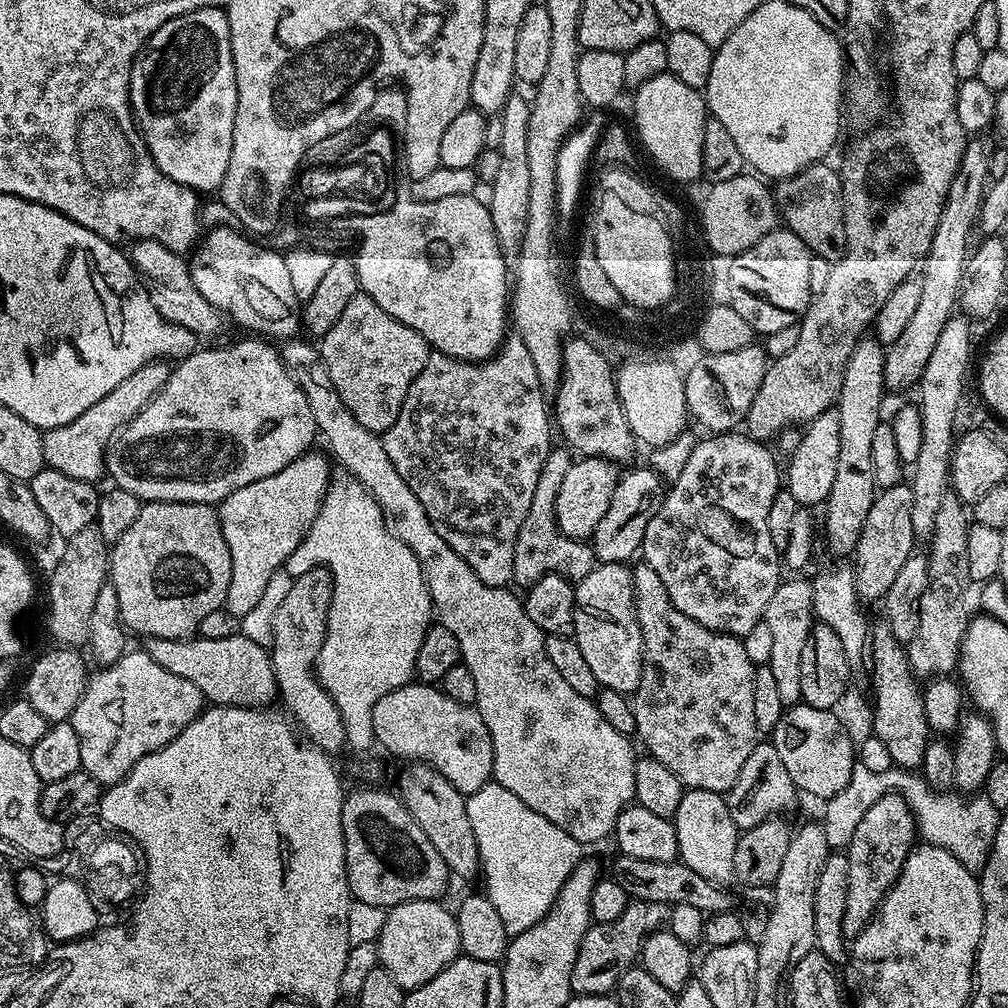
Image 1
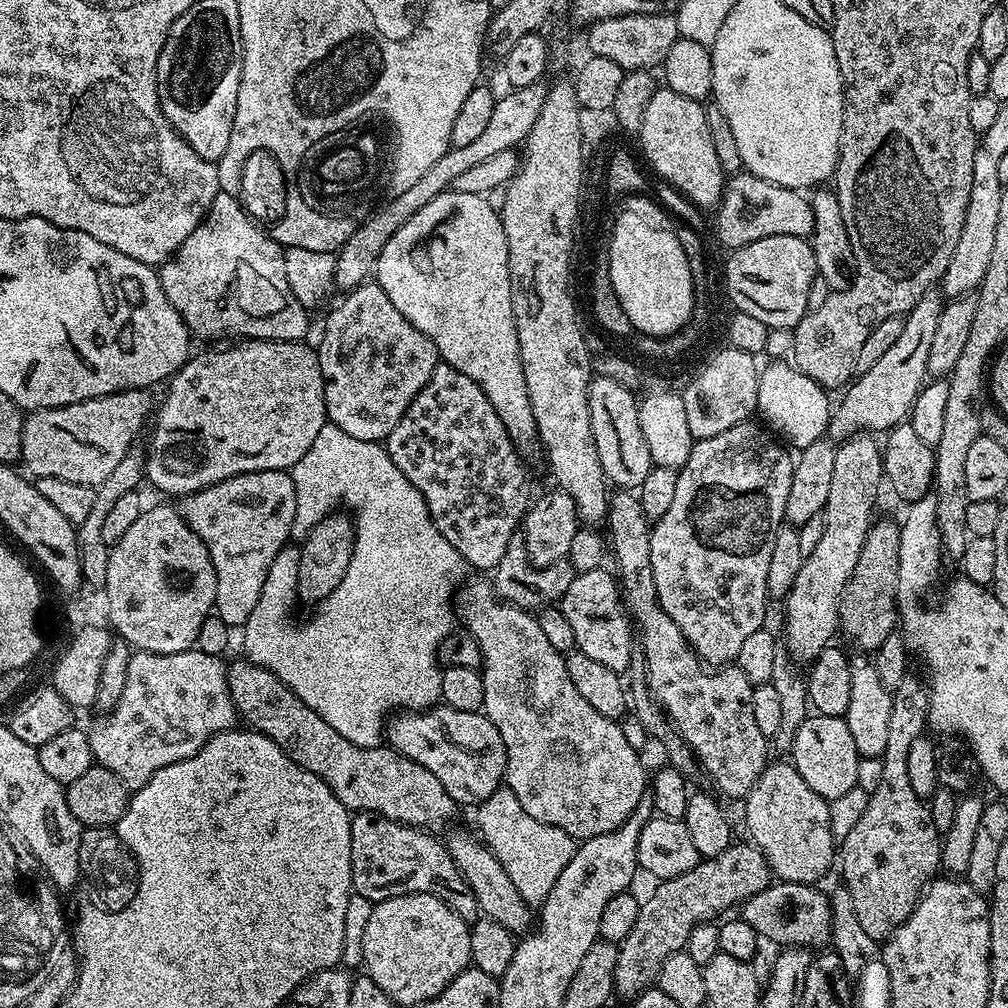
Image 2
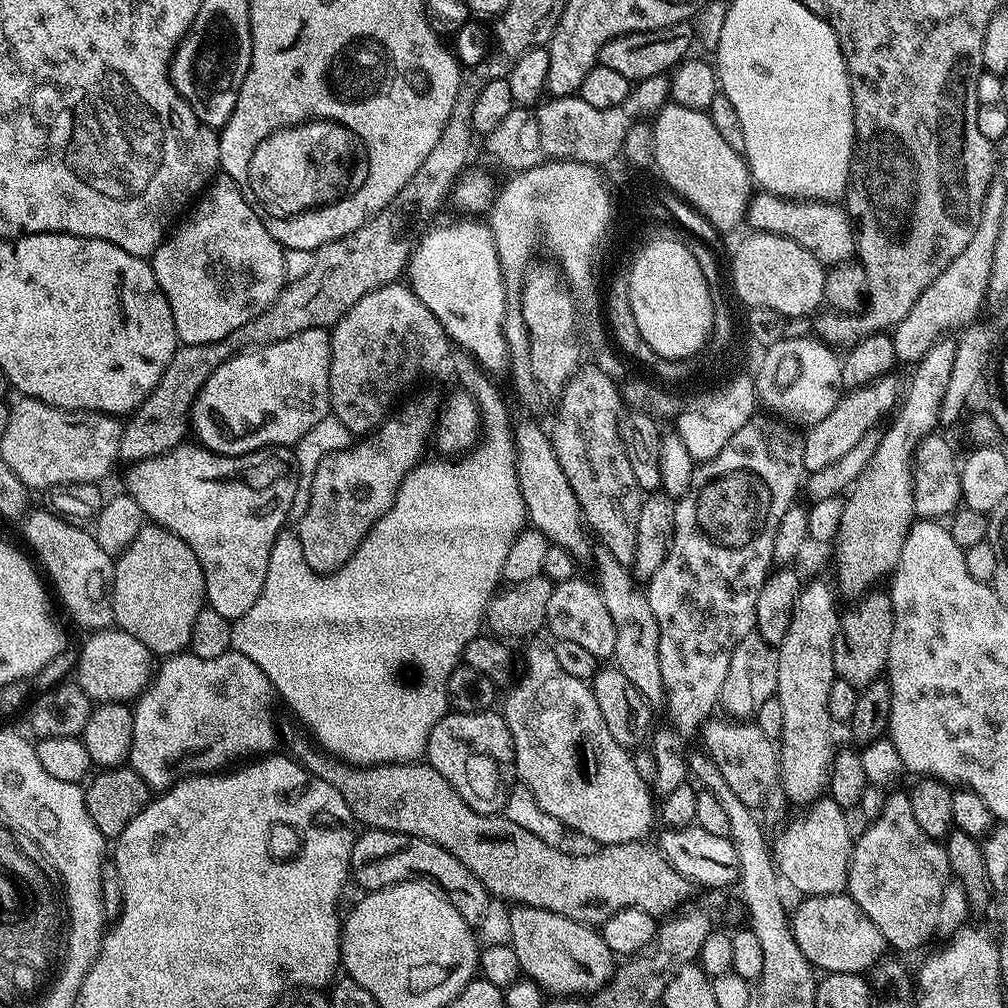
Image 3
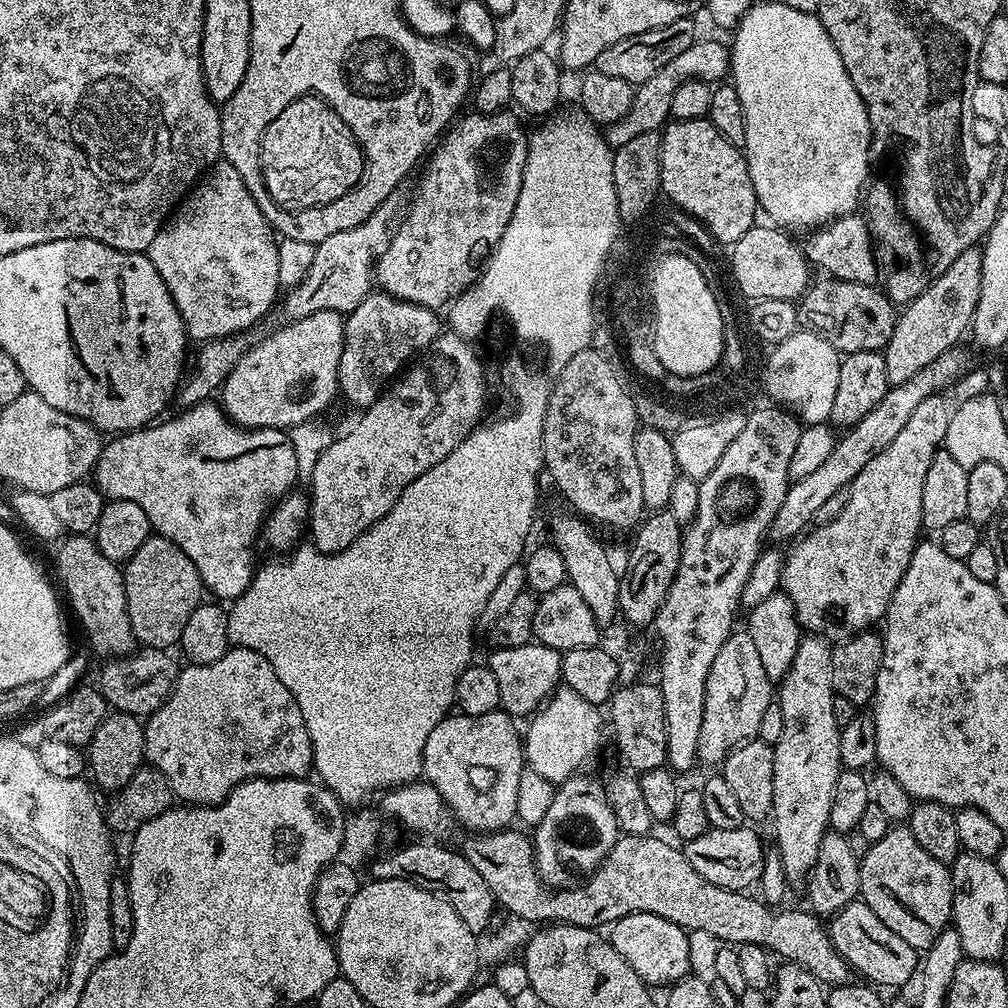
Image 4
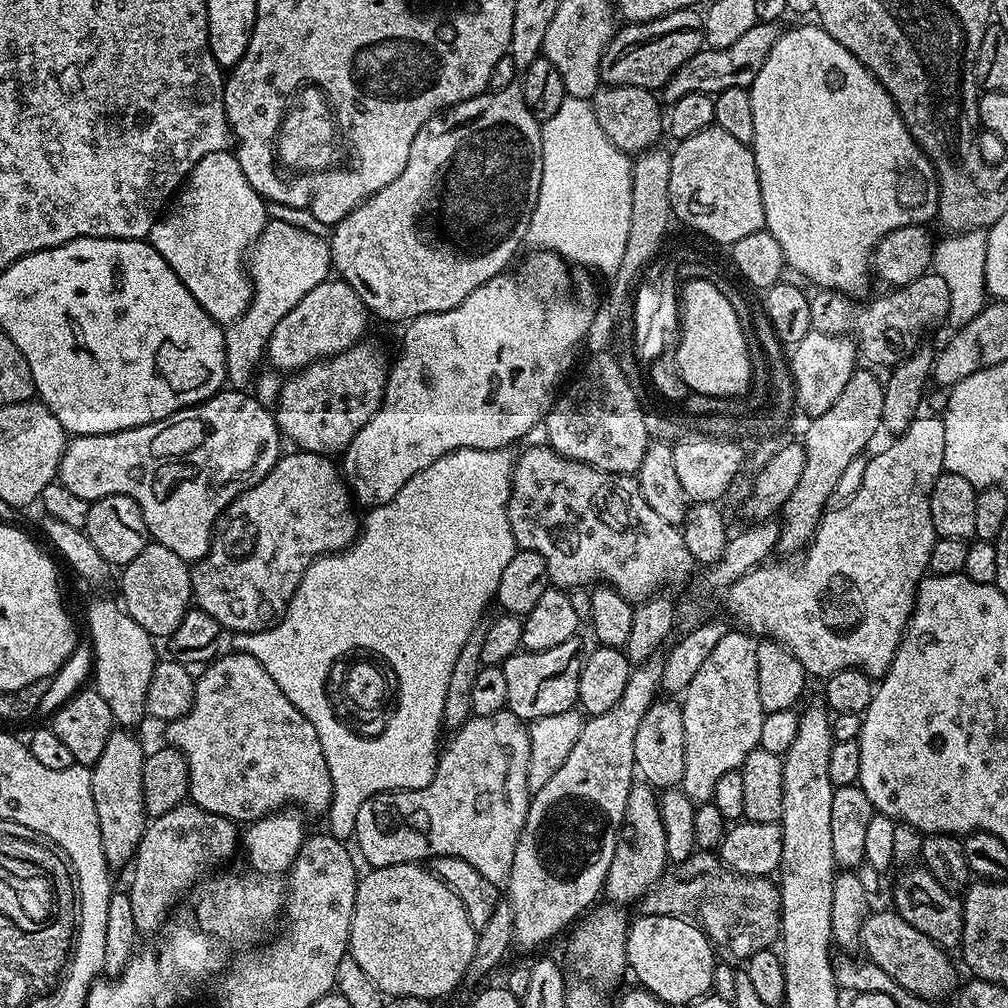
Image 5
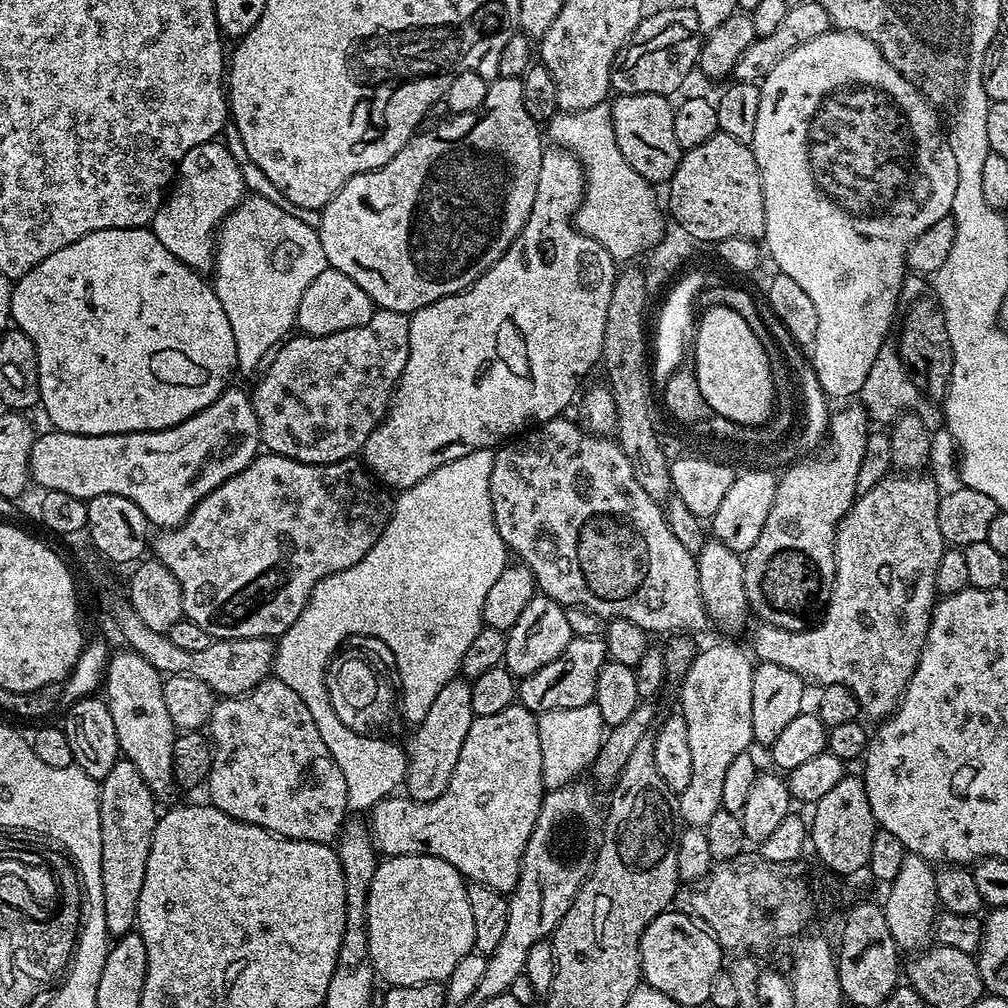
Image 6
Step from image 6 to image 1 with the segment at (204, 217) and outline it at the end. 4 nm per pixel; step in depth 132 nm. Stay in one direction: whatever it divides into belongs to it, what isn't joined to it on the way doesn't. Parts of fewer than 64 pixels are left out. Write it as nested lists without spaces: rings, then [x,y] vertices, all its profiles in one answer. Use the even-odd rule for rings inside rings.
[[[232,226],[213,227],[208,234],[208,237],[205,235],[195,245],[190,256],[192,281],[198,294],[202,294],[202,298],[206,298],[206,302],[210,302],[210,306],[217,308],[227,319],[229,316],[234,323],[249,328],[252,331],[249,333],[259,334],[264,338],[273,338],[272,336],[295,337],[302,328],[300,323],[302,303],[295,297],[293,283],[290,282],[283,255],[275,247],[263,248],[262,245],[255,244],[255,242],[260,242],[249,238],[243,231]]]

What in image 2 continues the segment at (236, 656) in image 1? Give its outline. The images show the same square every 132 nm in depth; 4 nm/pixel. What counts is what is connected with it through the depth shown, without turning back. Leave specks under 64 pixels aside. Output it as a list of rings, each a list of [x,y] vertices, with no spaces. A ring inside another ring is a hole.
[[[239,658],[227,665],[228,689],[239,719],[251,731],[270,738],[302,770],[310,770],[346,806],[349,813],[373,812],[385,820],[407,824],[409,828],[437,830],[458,811],[456,801],[446,794],[442,782],[418,766],[410,758],[398,754],[387,746],[363,748],[354,746],[334,726],[330,726],[319,714],[314,714],[294,690],[290,690],[277,676],[270,674],[253,660]],[[245,720],[245,721],[244,721]]]

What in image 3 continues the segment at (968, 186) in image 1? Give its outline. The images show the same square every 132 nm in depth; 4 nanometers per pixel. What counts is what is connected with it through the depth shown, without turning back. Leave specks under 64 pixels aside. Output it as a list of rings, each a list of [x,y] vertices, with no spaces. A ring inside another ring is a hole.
[[[892,374],[880,376],[869,384],[851,389],[847,394],[841,395],[834,410],[830,410],[830,414],[826,414],[822,422],[813,424],[807,429],[808,436],[806,432],[803,437],[805,473],[811,474],[822,470],[830,466],[830,462],[838,462],[846,454],[850,454],[850,450],[854,450],[854,446],[858,446],[858,442],[862,442],[862,438],[873,431],[871,428],[897,407],[902,396],[902,384],[894,377]]]

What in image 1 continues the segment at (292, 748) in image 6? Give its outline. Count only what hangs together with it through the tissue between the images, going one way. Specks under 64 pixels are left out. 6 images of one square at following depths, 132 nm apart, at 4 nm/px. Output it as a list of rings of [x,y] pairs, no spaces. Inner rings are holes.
[[[129,650],[125,652],[122,658],[118,658],[118,662],[114,662],[109,668],[100,668],[99,671],[89,679],[84,685],[84,693],[78,702],[78,706],[74,706],[70,722],[74,726],[74,734],[78,734],[78,746],[82,753],[81,769],[94,778],[95,782],[101,786],[111,786],[118,784],[126,778],[126,774],[130,774],[130,770],[142,758],[146,758],[146,754],[154,754],[154,750],[162,750],[171,740],[178,738],[178,734],[182,734],[182,730],[186,730],[186,726],[190,726],[190,722],[194,722],[199,718],[200,713],[206,707],[206,701],[202,690],[198,690],[198,686],[194,686],[194,682],[188,682],[186,678],[180,678],[178,674],[172,674],[170,670],[166,670],[163,666],[158,666],[158,662],[154,662],[154,658],[150,658],[150,654],[143,650]]]

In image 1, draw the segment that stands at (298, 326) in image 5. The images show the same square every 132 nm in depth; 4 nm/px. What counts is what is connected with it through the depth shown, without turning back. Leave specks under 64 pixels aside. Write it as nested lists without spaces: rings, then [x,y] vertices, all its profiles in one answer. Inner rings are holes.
[[[248,339],[252,340],[240,340],[237,344],[226,345],[225,348],[201,347],[199,350],[183,357],[173,367],[166,386],[162,386],[160,393],[119,432],[116,439],[108,446],[106,472],[109,477],[112,475],[111,483],[115,487],[130,490],[130,494],[134,494],[142,502],[165,500],[166,502],[216,506],[219,505],[221,500],[225,500],[230,494],[234,494],[234,490],[242,490],[242,486],[250,486],[250,482],[258,482],[262,478],[270,478],[270,474],[278,474],[278,470],[290,466],[290,462],[294,462],[313,447],[312,439],[317,439],[318,433],[314,422],[314,414],[310,414],[310,406],[306,402],[306,394],[302,394],[302,390],[286,370],[279,351],[275,347],[271,348],[268,345],[271,343],[267,339]]]

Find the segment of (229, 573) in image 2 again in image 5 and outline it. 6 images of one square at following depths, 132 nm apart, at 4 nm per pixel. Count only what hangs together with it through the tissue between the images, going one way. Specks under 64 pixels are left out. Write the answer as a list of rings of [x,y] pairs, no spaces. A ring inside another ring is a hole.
[[[221,390],[209,400],[205,400],[204,403],[195,404],[193,408],[183,408],[181,412],[175,412],[170,418],[159,420],[153,424],[97,436],[72,436],[67,447],[64,448],[63,460],[58,473],[59,483],[64,484],[66,490],[78,494],[78,498],[86,498],[90,502],[98,498],[106,498],[110,494],[126,494],[130,498],[134,498],[134,502],[138,502],[138,506],[142,510],[142,518],[146,518],[149,537],[155,543],[166,546],[166,550],[174,550],[174,554],[178,554],[178,558],[183,560],[189,562],[201,560],[208,552],[212,533],[216,531],[216,521],[220,519],[221,512],[226,511],[230,502],[234,502],[234,498],[238,498],[246,490],[250,490],[250,486],[262,482],[262,478],[266,478],[266,474],[270,474],[270,470],[274,470],[274,466],[282,455],[282,449],[280,449],[282,433],[280,427],[276,425],[275,415],[269,409],[267,412],[254,397],[247,396],[247,394],[248,392],[244,390]]]

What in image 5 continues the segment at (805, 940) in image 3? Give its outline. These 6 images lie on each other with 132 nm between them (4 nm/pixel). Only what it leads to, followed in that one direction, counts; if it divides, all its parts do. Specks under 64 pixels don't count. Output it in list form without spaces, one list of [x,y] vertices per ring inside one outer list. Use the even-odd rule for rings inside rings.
[[[894,910],[869,911],[860,935],[862,952],[867,959],[886,970],[898,986],[918,994],[924,1000],[939,1002],[943,996],[951,997],[957,991],[956,968],[947,951],[934,943],[922,930],[914,930]]]

